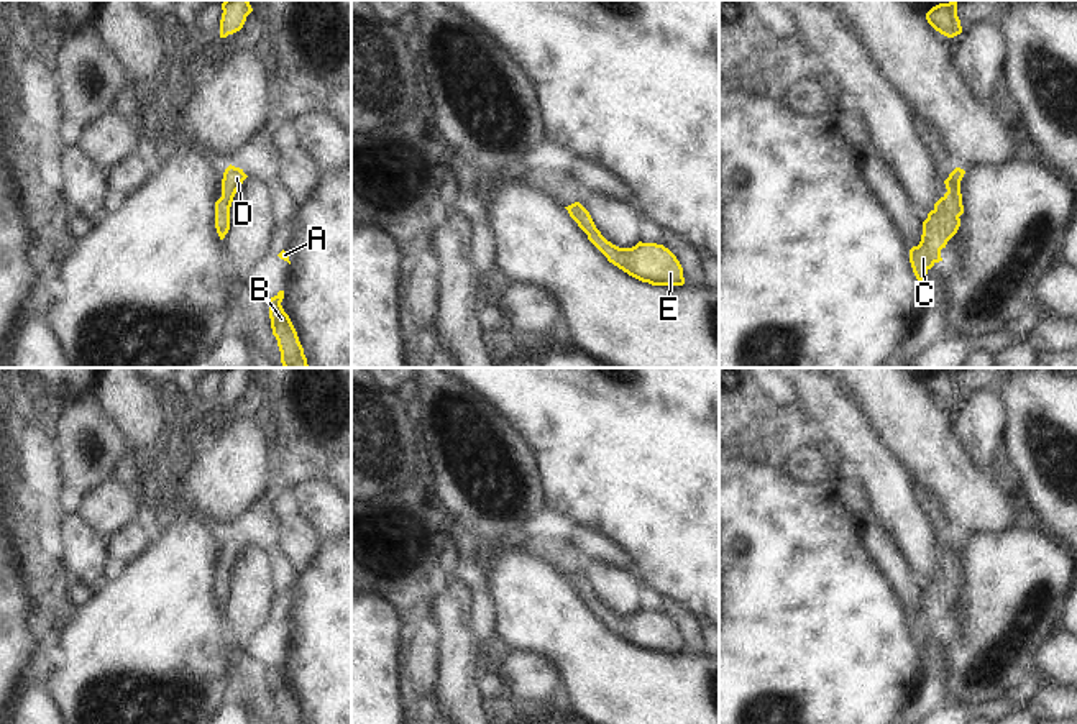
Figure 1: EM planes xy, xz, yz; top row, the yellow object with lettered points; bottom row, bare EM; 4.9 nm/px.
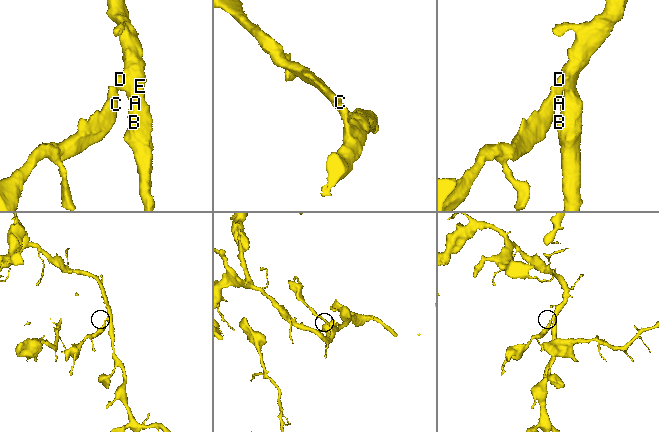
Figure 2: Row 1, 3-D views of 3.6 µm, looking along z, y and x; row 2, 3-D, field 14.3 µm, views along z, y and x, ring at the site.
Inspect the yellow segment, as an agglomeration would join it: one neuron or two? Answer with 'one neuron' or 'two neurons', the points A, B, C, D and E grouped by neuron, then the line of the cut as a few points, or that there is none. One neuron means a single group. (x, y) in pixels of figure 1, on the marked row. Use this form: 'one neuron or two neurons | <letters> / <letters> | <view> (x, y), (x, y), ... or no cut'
one neuron | A B C D E | no cut

